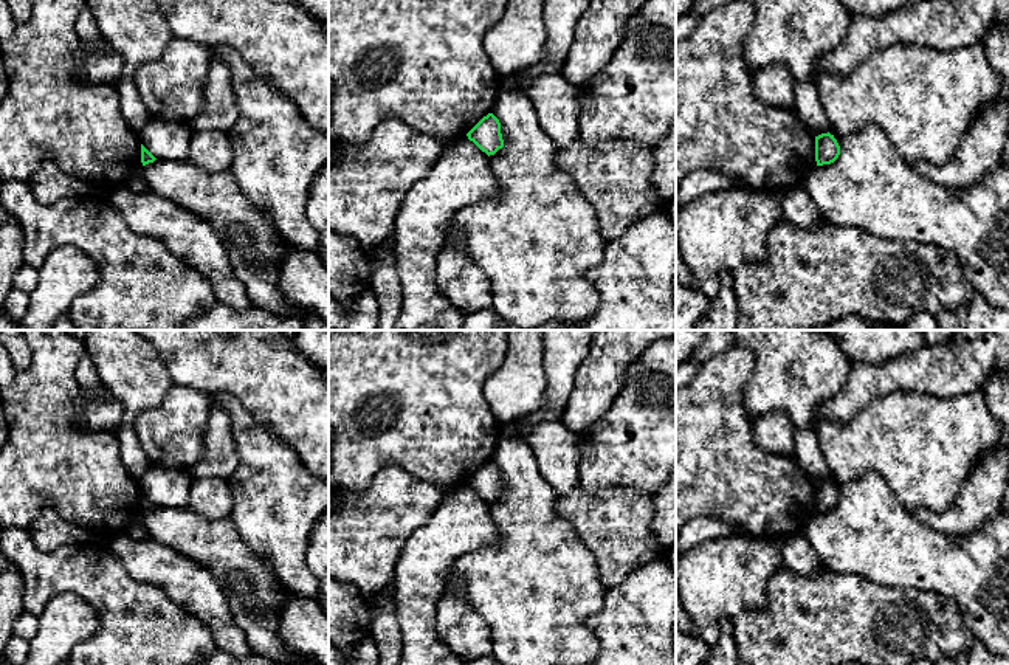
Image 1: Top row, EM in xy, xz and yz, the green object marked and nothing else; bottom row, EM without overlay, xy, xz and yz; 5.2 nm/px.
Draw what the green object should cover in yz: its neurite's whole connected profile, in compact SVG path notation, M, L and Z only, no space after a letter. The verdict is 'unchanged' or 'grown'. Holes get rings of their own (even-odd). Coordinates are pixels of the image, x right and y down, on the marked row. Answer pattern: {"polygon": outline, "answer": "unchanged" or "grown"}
{"polygon": "M821 133L815 136L815 161L817 166L831 164L840 155L840 146L834 135Z", "answer": "unchanged"}

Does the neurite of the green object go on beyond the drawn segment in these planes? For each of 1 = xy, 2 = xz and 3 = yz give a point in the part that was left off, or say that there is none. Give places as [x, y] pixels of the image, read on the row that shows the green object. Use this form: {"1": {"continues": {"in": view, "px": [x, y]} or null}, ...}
{"1": {"continues": null}, "2": {"continues": null}, "3": {"continues": null}}

